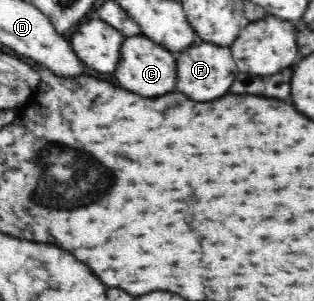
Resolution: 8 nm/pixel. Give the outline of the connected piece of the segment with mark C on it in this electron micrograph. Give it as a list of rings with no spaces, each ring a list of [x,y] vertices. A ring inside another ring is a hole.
[[[132,36],[124,40],[122,56],[120,56],[118,68],[114,70],[114,78],[118,80],[122,88],[134,94],[140,94],[146,98],[164,96],[166,92],[172,92],[176,86],[176,60],[168,50],[154,44],[152,40],[142,38],[142,36]]]

